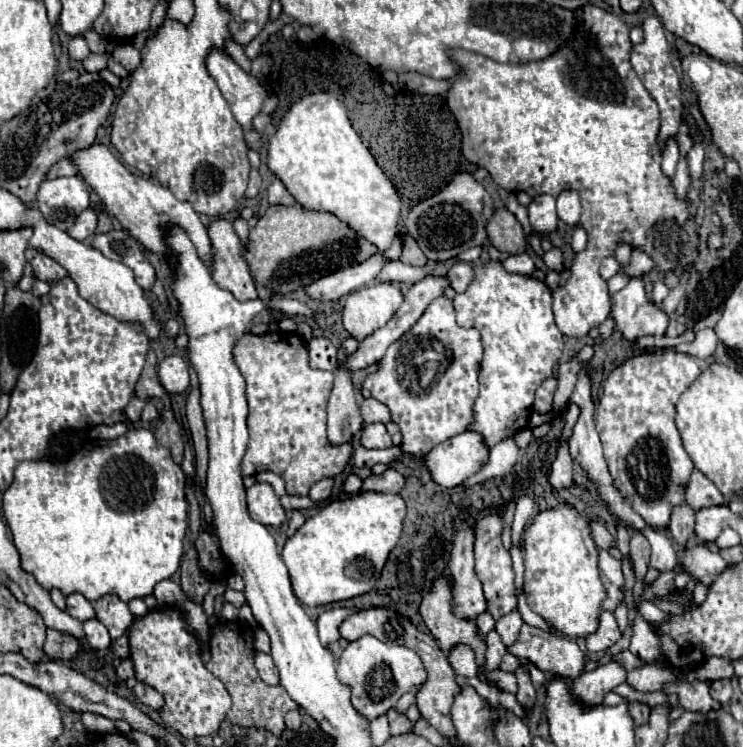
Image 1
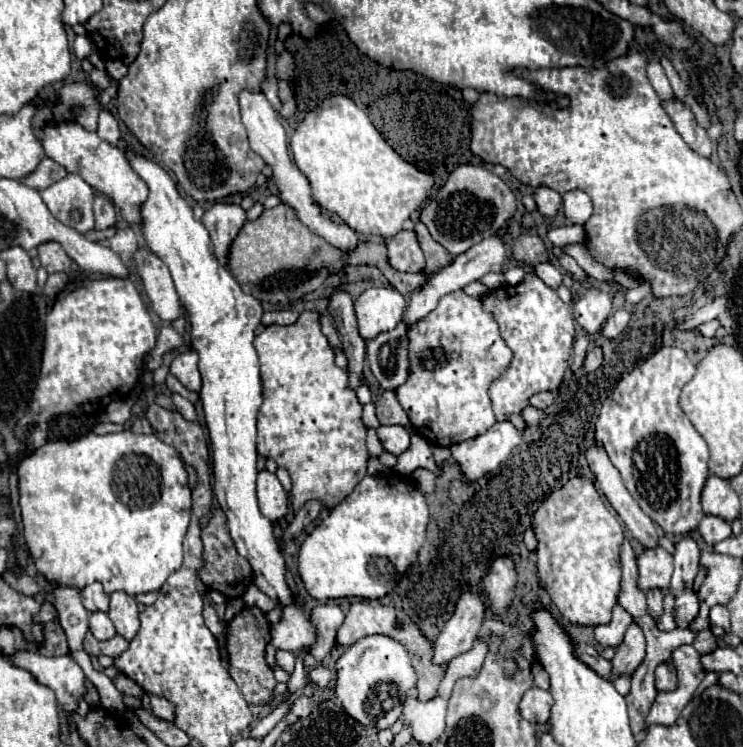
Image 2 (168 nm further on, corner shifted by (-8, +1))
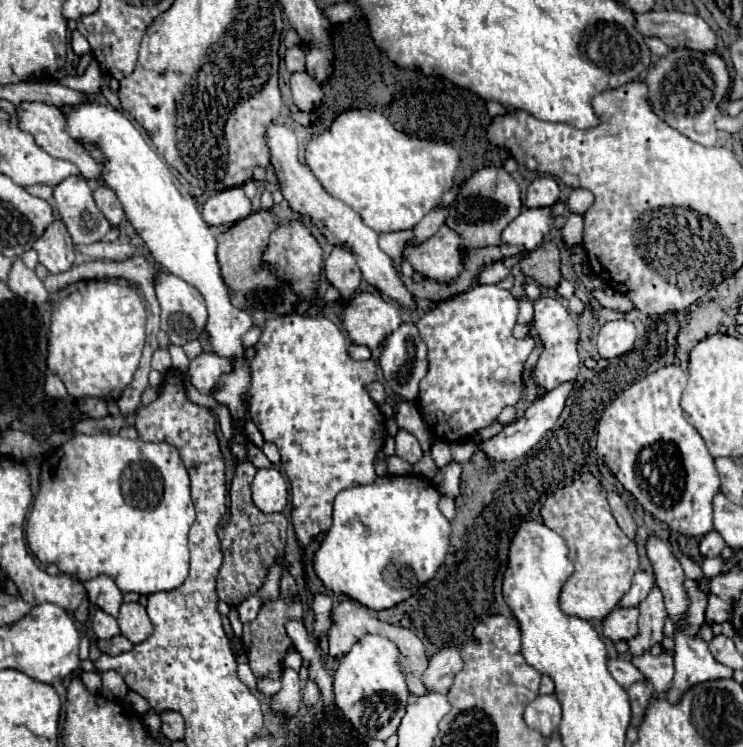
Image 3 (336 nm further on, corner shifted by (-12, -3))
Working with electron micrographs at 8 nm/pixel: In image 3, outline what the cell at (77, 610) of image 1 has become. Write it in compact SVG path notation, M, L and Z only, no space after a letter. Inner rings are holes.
M100 575L92 581L88 581L84 587L86 587L88 599L94 607L102 609L104 613L108 613L112 617L118 615L118 609L122 605L122 591L116 587L116 583L110 577Z

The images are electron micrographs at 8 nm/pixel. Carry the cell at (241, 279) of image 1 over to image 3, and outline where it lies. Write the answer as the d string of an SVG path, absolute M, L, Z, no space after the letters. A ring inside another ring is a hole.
M240 187L212 195L204 205L204 221L216 229L230 229L236 221L252 213L252 203Z

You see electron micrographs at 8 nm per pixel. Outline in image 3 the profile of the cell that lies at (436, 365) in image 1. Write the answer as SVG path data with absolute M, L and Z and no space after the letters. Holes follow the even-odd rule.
M478 285L466 293L438 303L432 311L418 319L416 325L420 337L428 347L428 373L420 381L416 405L432 439L446 443L472 439L478 431L494 423L506 405L516 405L520 401L522 371L528 355L534 349L534 343L530 339L516 339L512 335L516 319L518 303L514 295L496 285Z

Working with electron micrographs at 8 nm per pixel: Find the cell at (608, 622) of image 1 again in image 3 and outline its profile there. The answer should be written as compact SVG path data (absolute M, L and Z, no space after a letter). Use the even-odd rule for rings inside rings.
M616 607L606 619L604 619L604 637L612 639L614 643L618 641L628 641L638 633L636 627L638 621L638 609L636 607Z

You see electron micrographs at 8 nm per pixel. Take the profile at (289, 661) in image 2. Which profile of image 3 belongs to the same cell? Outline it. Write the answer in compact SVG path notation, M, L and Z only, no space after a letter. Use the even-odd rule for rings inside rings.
M286 667L282 673L282 689L272 697L272 709L282 715L294 715L302 703L298 671Z

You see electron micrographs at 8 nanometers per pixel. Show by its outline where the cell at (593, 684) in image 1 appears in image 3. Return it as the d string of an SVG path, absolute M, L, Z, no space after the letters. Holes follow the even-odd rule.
M658 587L650 591L650 595L638 605L640 617L638 617L638 635L628 641L628 655L630 657L640 657L640 653L650 651L656 643L664 639L662 629L664 629L664 619L666 619L666 609L662 601L662 593Z

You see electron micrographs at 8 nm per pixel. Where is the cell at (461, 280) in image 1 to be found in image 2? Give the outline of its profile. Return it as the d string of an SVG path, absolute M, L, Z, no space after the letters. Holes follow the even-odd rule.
M488 273L488 275L484 275L480 281L482 281L490 291L496 291L496 289L500 289L500 287L506 285L506 279L504 279L502 273Z

